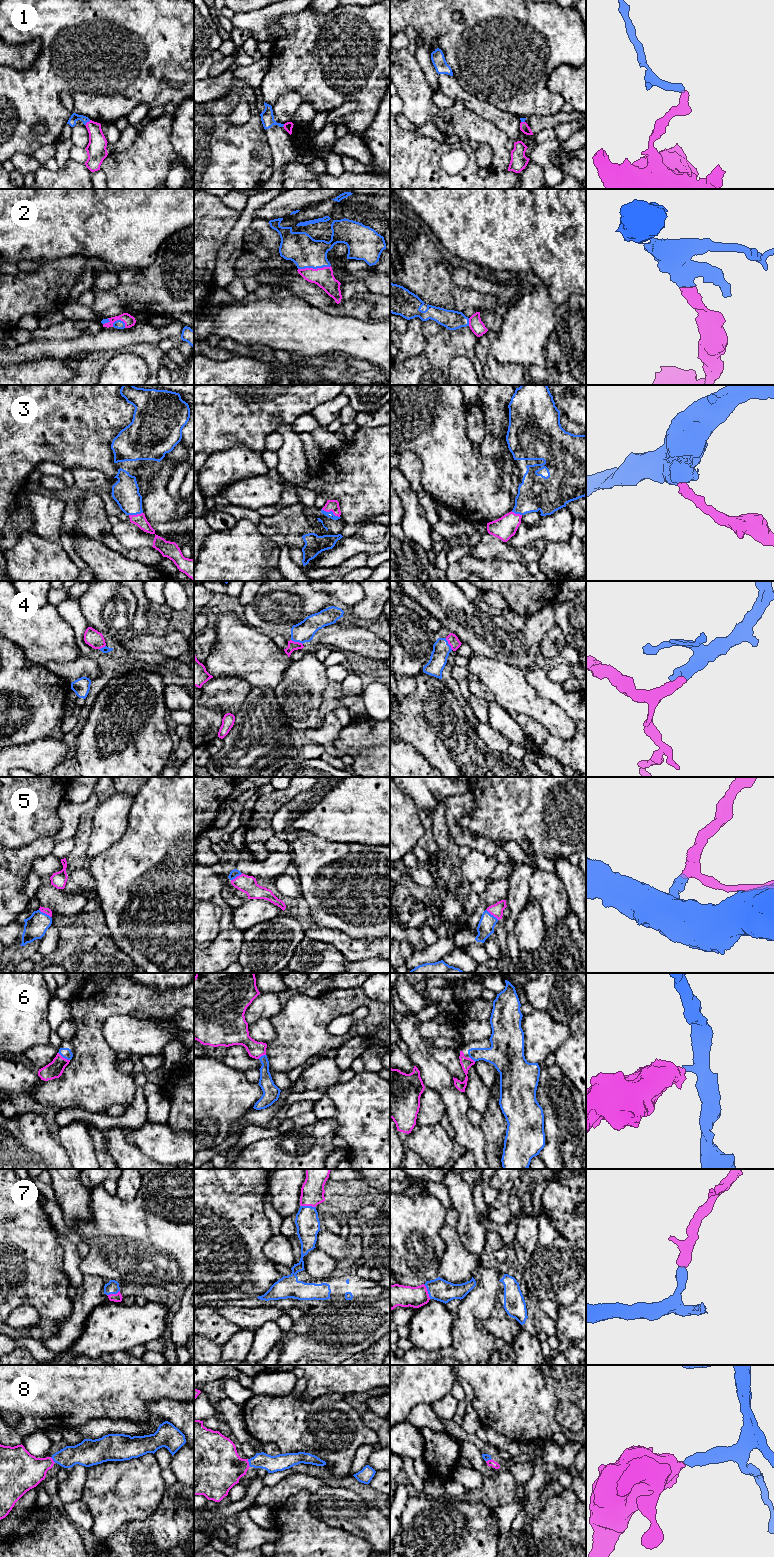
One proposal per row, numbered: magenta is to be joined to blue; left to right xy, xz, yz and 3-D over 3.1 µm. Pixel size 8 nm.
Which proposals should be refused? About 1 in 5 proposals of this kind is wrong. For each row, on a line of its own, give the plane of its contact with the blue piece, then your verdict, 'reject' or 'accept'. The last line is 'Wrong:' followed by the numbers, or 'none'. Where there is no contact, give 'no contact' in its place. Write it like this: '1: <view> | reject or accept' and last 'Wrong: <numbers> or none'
1: xy | reject
2: xz | accept
3: xz | accept
4: xz | accept
5: yz | accept
6: xy | accept
7: xz | accept
8: xz | accept
Wrong: 1

